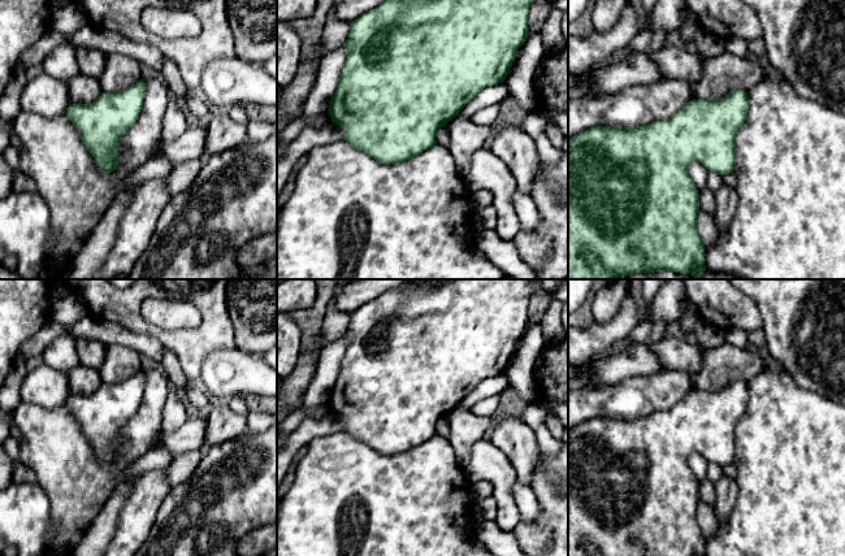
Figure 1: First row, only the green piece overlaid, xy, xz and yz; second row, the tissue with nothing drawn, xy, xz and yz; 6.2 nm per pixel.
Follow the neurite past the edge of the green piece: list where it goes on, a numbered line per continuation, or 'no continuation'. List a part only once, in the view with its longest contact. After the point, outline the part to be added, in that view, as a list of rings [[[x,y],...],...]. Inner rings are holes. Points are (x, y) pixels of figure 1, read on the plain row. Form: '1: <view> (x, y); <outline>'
no continuation

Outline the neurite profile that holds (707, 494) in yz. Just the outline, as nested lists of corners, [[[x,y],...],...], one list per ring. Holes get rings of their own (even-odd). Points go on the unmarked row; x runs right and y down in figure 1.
[[[705,478],[698,482],[698,486],[699,486],[699,499],[714,507],[716,501],[715,483]]]

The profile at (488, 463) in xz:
[[[482,436],[473,444],[471,461],[464,470],[472,485],[482,481],[493,483],[491,496],[497,501],[494,522],[499,529],[512,531],[520,522],[520,512],[512,495],[517,472],[507,456]]]

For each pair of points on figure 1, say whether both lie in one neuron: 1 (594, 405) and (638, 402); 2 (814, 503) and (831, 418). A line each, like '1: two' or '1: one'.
1: one
2: one

